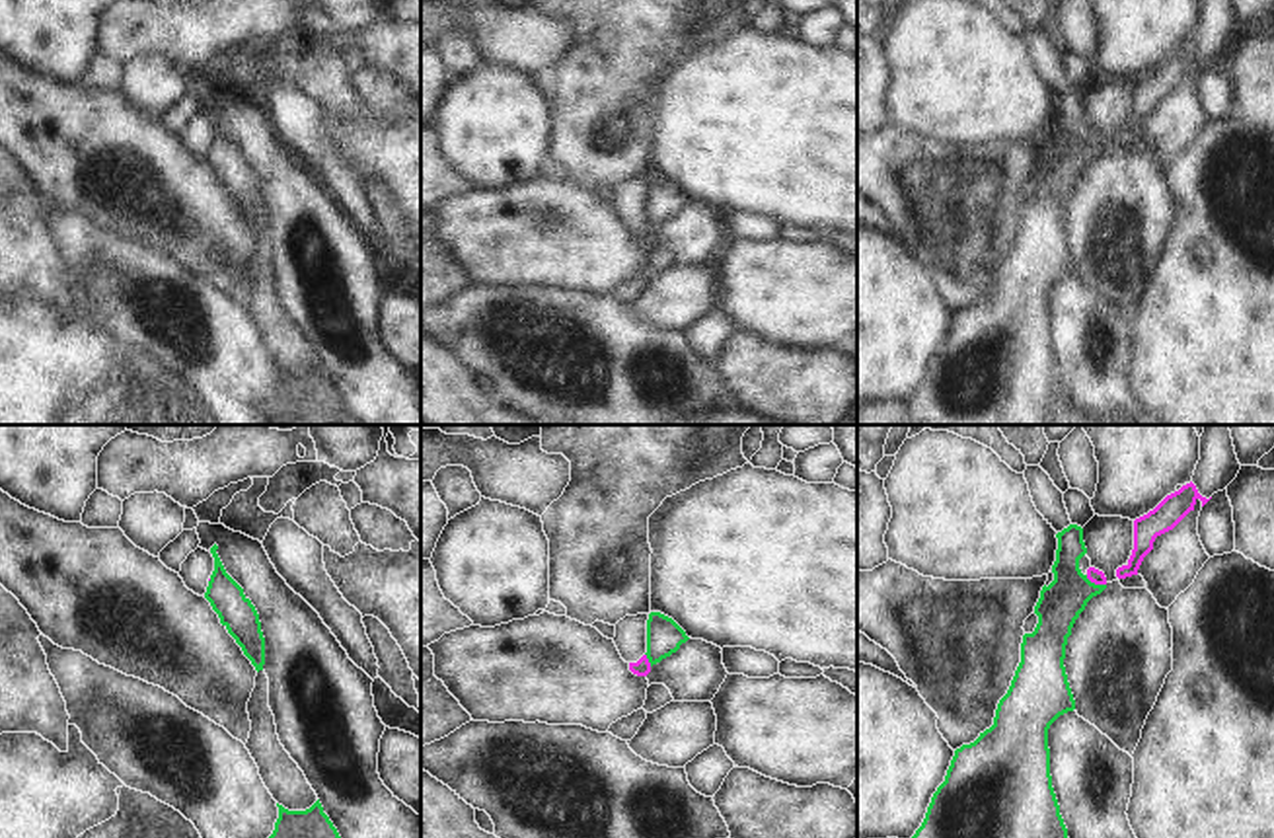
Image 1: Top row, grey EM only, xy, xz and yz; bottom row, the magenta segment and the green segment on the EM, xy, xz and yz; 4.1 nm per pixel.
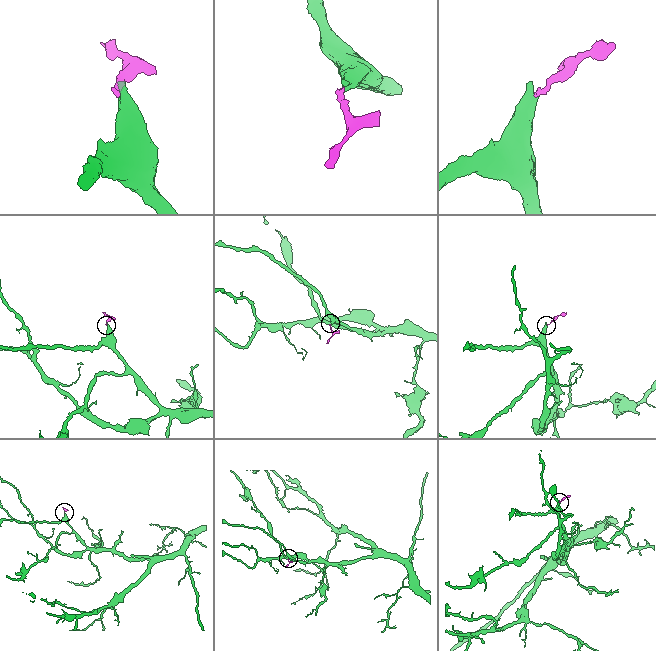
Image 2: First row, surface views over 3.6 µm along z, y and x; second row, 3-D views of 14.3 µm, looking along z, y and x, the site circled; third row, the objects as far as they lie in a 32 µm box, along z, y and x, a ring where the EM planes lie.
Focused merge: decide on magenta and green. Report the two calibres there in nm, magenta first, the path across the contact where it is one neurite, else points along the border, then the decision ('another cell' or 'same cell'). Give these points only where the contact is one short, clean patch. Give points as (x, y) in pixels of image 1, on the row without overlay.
60/180 nm | along yz (1086, 139), (1105, 149) | another cell

